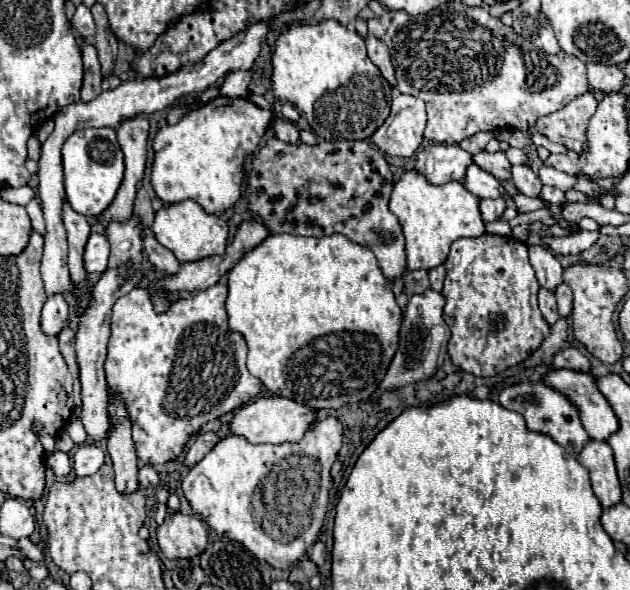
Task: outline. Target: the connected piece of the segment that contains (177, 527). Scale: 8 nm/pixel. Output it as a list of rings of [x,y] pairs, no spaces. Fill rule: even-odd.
[[[176,511],[158,527],[158,545],[168,559],[196,557],[208,545],[206,523],[196,515]]]

